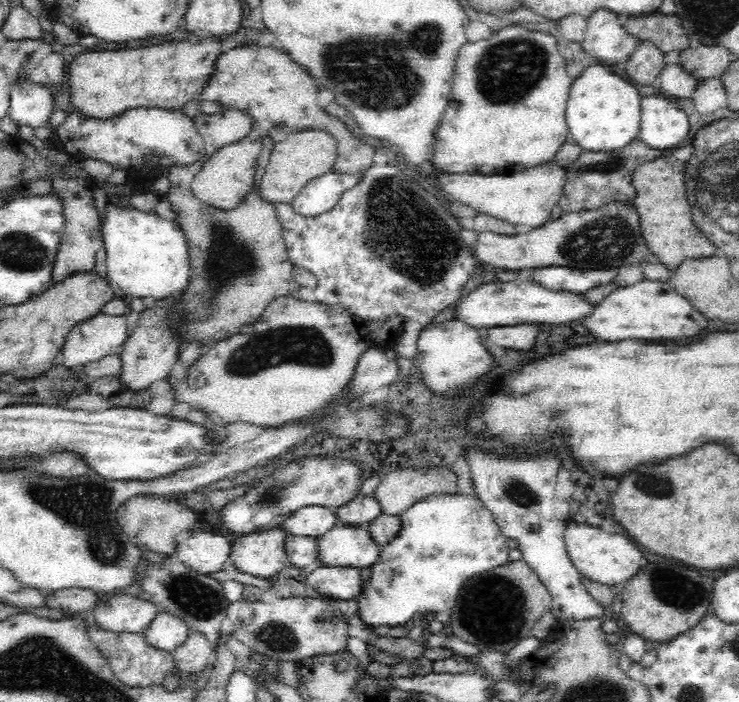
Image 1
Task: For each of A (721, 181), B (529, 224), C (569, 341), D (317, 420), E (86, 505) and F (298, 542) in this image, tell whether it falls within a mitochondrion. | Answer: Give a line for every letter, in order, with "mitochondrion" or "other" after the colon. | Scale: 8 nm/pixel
A: mitochondrion
B: other
C: other
D: other
E: mitochondrion
F: other

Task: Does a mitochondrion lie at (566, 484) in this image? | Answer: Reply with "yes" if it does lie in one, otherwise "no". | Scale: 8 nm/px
no

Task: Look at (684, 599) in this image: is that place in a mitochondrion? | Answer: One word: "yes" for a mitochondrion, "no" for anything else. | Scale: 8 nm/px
yes

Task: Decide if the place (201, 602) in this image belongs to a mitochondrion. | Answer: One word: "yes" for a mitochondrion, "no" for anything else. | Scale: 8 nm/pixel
yes

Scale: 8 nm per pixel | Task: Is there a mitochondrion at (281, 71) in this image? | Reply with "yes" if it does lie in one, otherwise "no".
no

